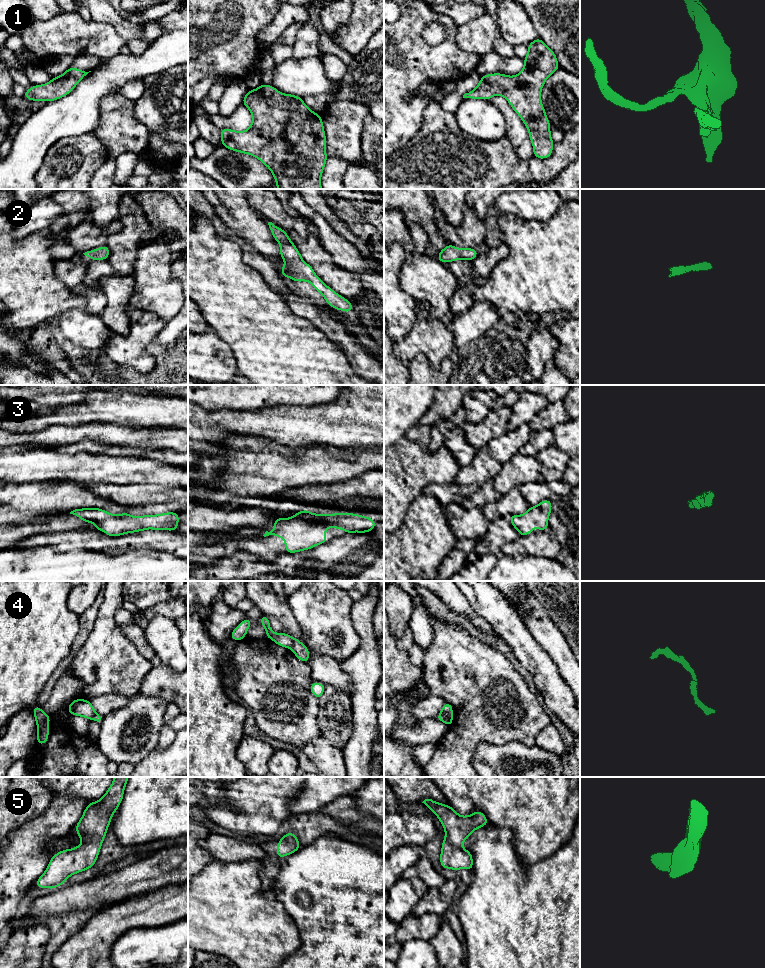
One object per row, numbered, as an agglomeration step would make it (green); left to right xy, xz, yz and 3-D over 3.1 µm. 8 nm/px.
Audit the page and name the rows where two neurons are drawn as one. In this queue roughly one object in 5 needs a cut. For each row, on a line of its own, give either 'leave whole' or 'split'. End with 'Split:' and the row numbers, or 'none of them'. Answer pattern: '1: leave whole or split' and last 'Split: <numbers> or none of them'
1: leave whole
2: leave whole
3: leave whole
4: leave whole
5: leave whole
Split: none of them

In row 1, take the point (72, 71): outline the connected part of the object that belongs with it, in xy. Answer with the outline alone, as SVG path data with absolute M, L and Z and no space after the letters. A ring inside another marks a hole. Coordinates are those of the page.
M75 67L68 68L62 75L54 77L43 85L33 85L25 91L24 98L31 101L55 101L69 93L89 72ZM89 71L91 72L91 71Z

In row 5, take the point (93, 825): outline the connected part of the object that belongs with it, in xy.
M114 777L111 786L98 801L88 803L79 822L75 825L76 833L84 843L73 849L64 849L52 856L46 871L35 883L37 888L54 889L61 886L72 875L93 867L97 861L102 842L105 839L111 818L123 800L125 786L129 777Z

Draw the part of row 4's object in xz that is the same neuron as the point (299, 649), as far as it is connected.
M263 614L260 618L262 626L265 628L265 637L274 641L277 645L289 648L293 651L293 654L304 663L308 664L310 651L308 648L298 639L290 636L287 633L275 633L271 631L271 625L268 616Z

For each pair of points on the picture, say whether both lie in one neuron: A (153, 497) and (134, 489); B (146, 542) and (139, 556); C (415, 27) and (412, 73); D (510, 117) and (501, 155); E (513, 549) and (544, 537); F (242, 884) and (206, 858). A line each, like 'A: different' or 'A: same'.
A: same
B: different
C: same
D: different
E: same
F: different

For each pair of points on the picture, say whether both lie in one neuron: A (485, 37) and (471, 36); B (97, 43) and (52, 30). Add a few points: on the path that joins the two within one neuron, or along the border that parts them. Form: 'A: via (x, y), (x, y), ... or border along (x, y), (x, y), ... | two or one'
A: via (482, 36), (474, 36) | one
B: via (86, 37), (63, 34) | one

